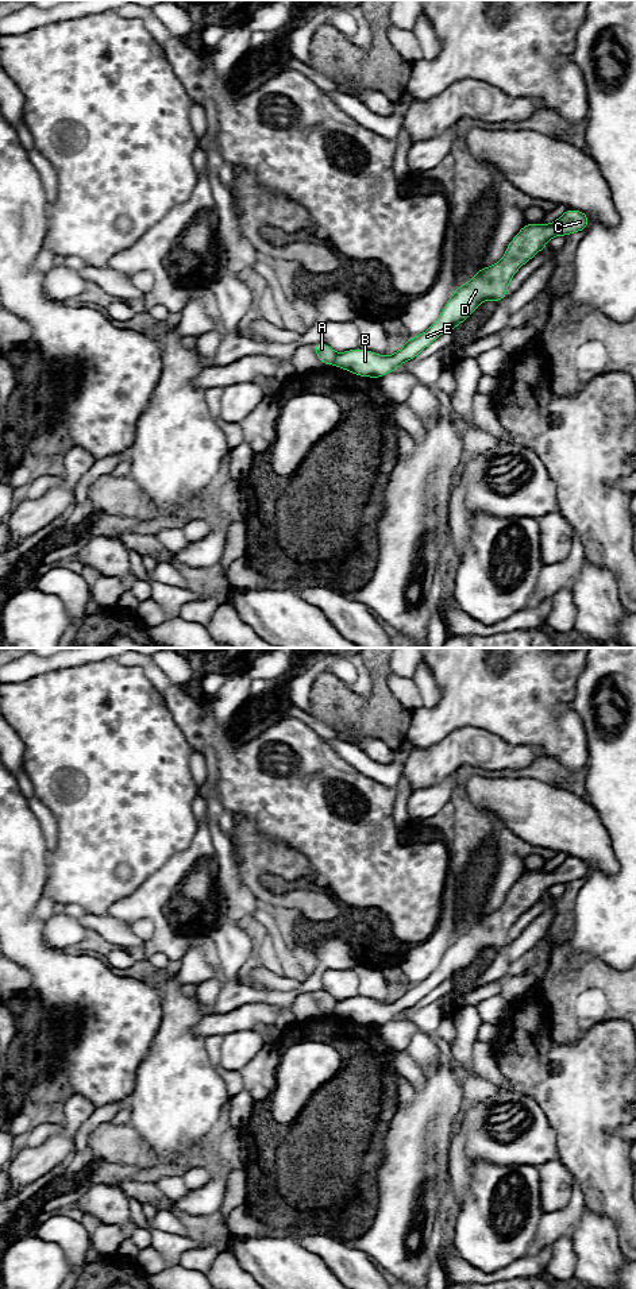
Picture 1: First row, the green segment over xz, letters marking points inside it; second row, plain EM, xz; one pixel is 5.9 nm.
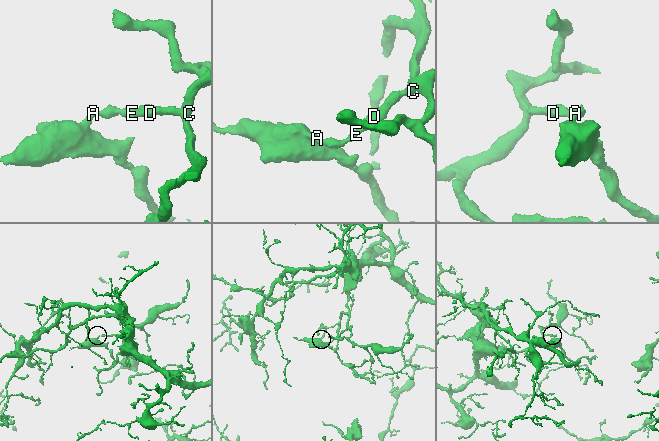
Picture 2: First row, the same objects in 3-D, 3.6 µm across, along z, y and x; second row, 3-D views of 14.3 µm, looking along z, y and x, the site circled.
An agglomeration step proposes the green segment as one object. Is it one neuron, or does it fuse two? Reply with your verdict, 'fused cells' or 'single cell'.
fused cells

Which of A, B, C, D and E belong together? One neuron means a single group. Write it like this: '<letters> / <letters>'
A / B C D E

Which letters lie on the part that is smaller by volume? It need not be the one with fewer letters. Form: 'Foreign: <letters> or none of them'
Foreign: A

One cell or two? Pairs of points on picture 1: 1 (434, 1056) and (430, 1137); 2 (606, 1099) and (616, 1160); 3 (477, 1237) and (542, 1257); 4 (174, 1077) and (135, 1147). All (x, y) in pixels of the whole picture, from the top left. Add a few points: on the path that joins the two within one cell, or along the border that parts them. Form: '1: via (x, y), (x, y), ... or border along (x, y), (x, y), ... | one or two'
1: border along (440, 1062), (424, 1068) | two
2: via (600, 1114), (601, 1145) | one
3: border along (525, 1257), (517, 1258), (497, 1272) | two
4: border along (128, 1122), (157, 1153), (168, 1154), (170, 1152) | two

